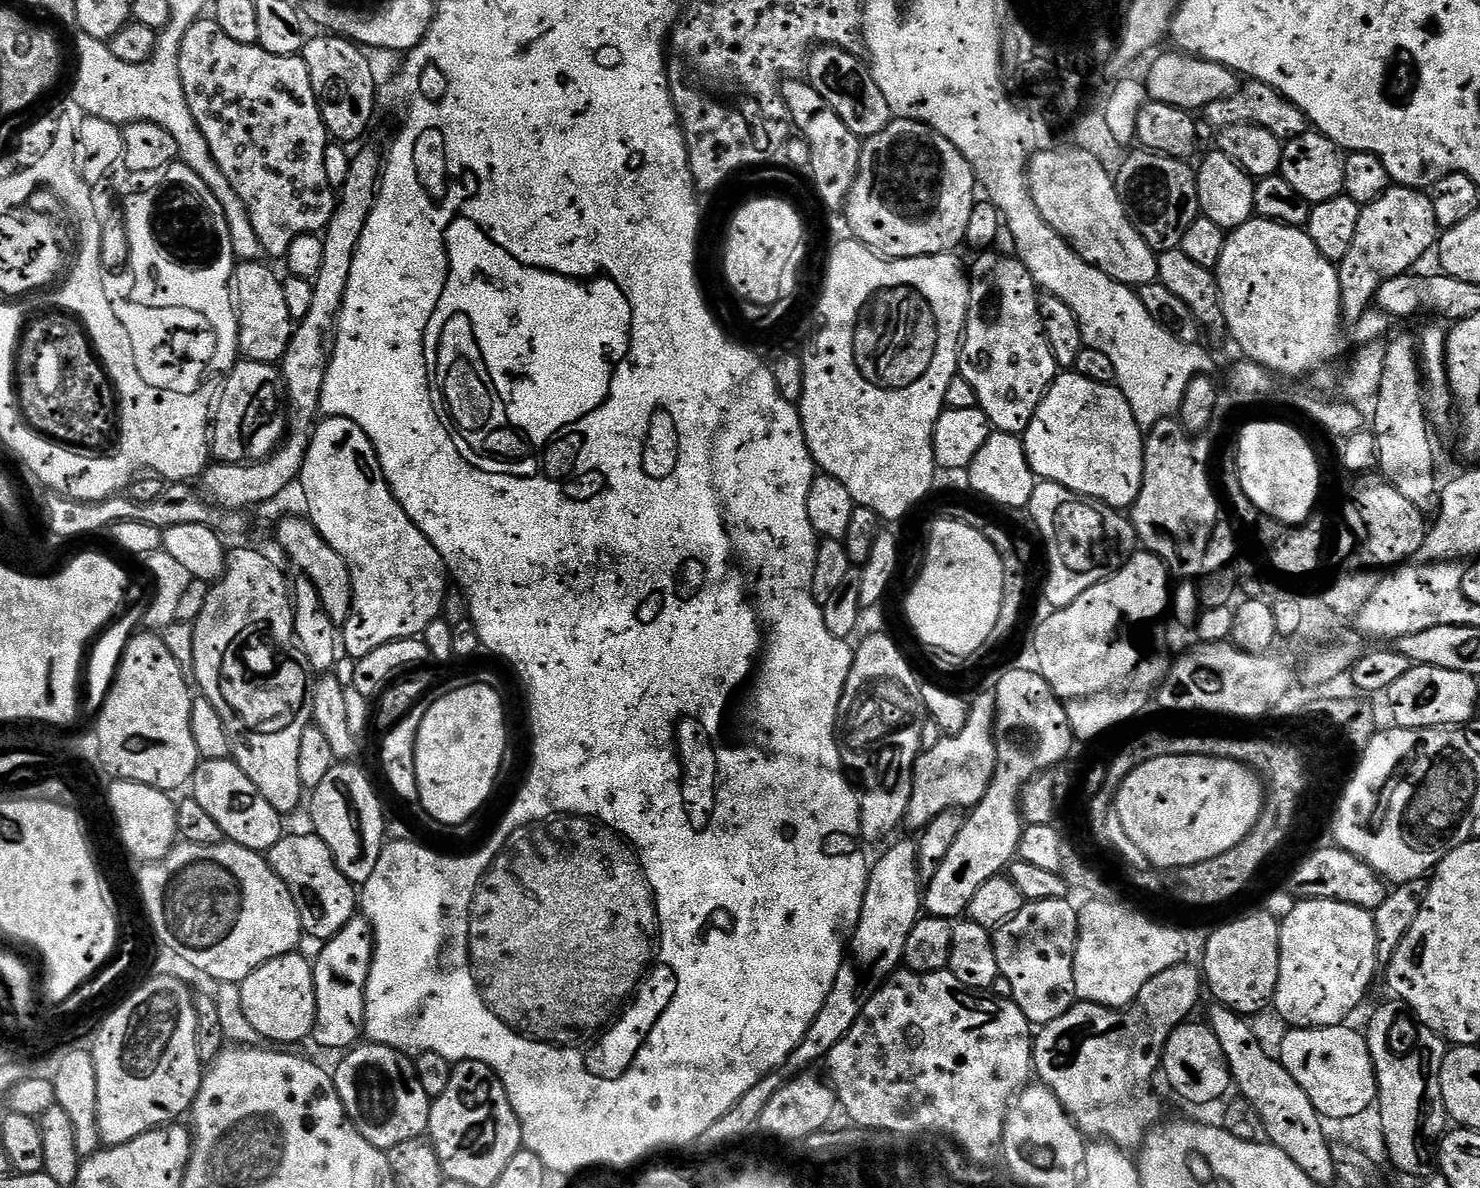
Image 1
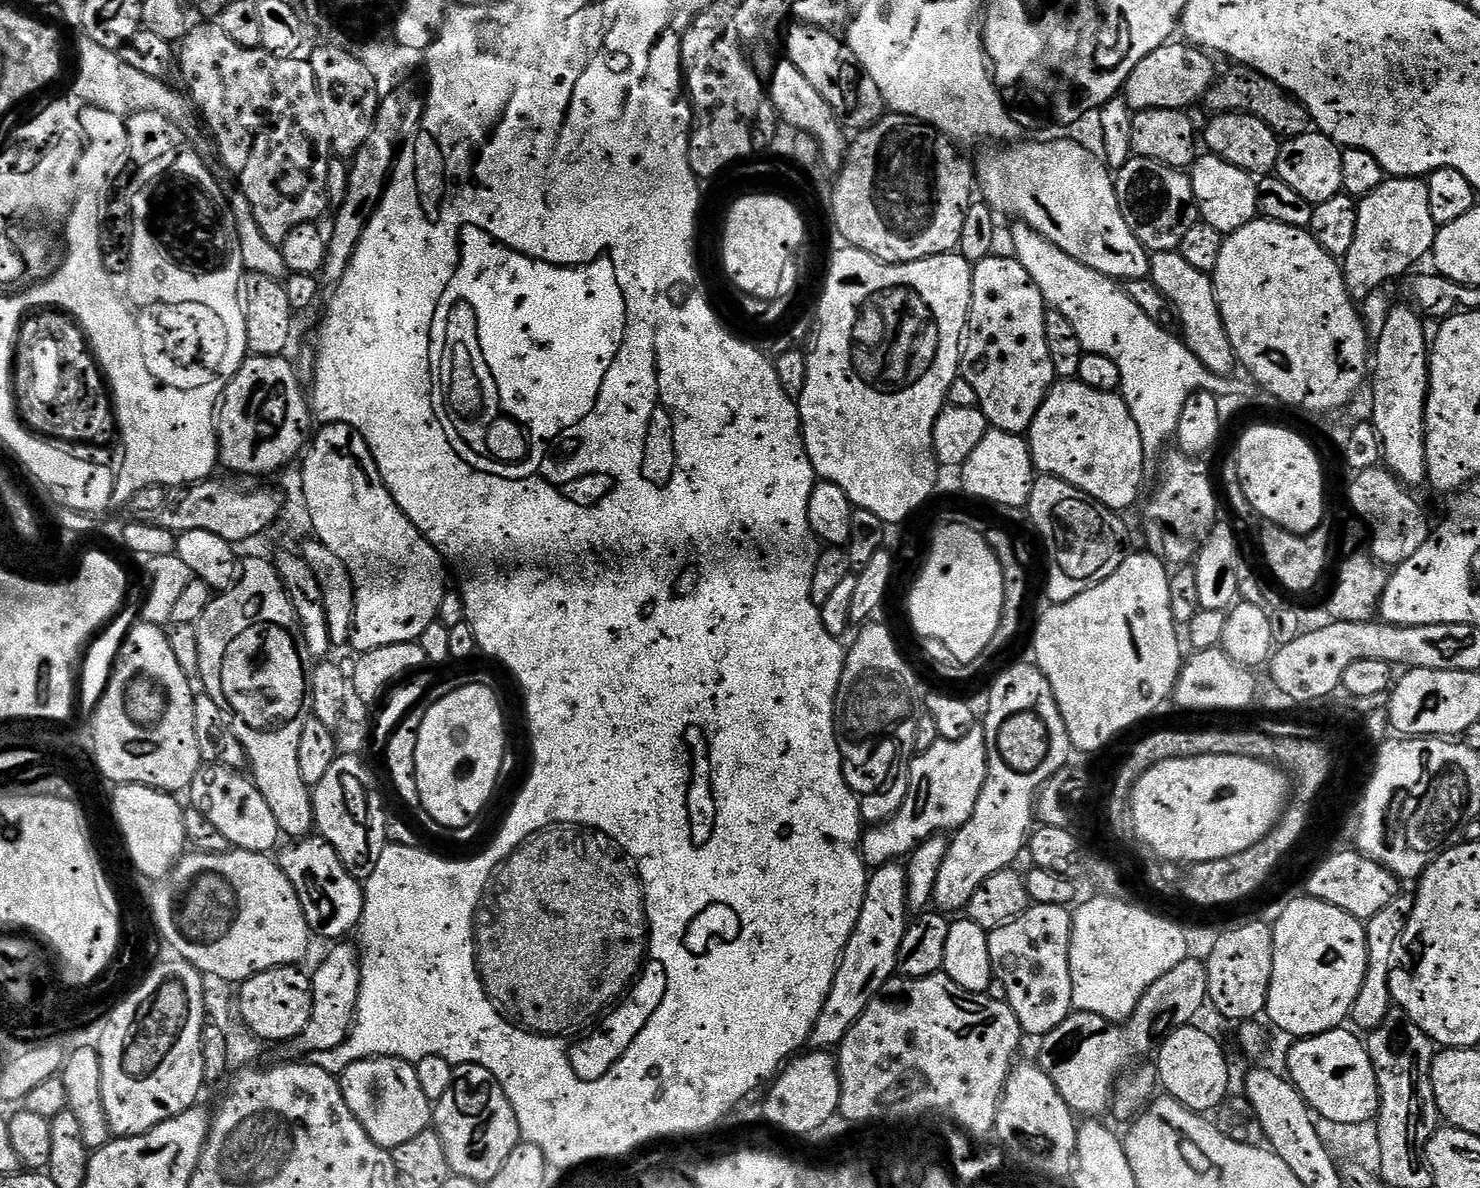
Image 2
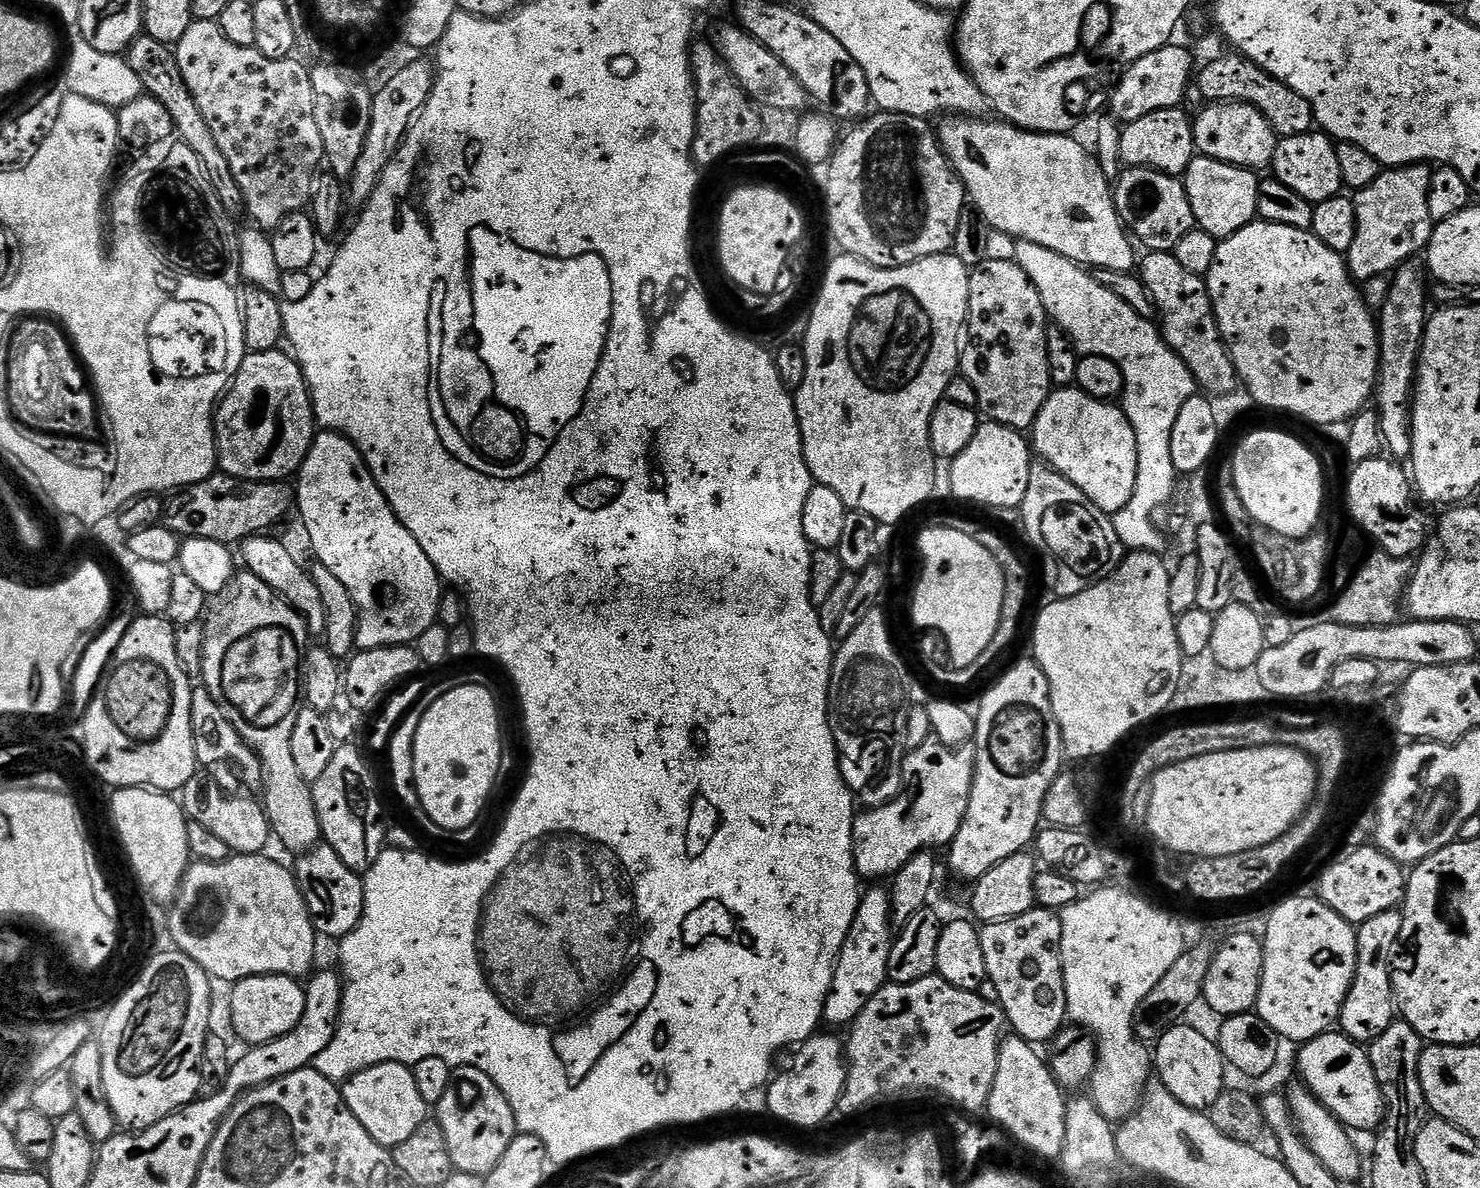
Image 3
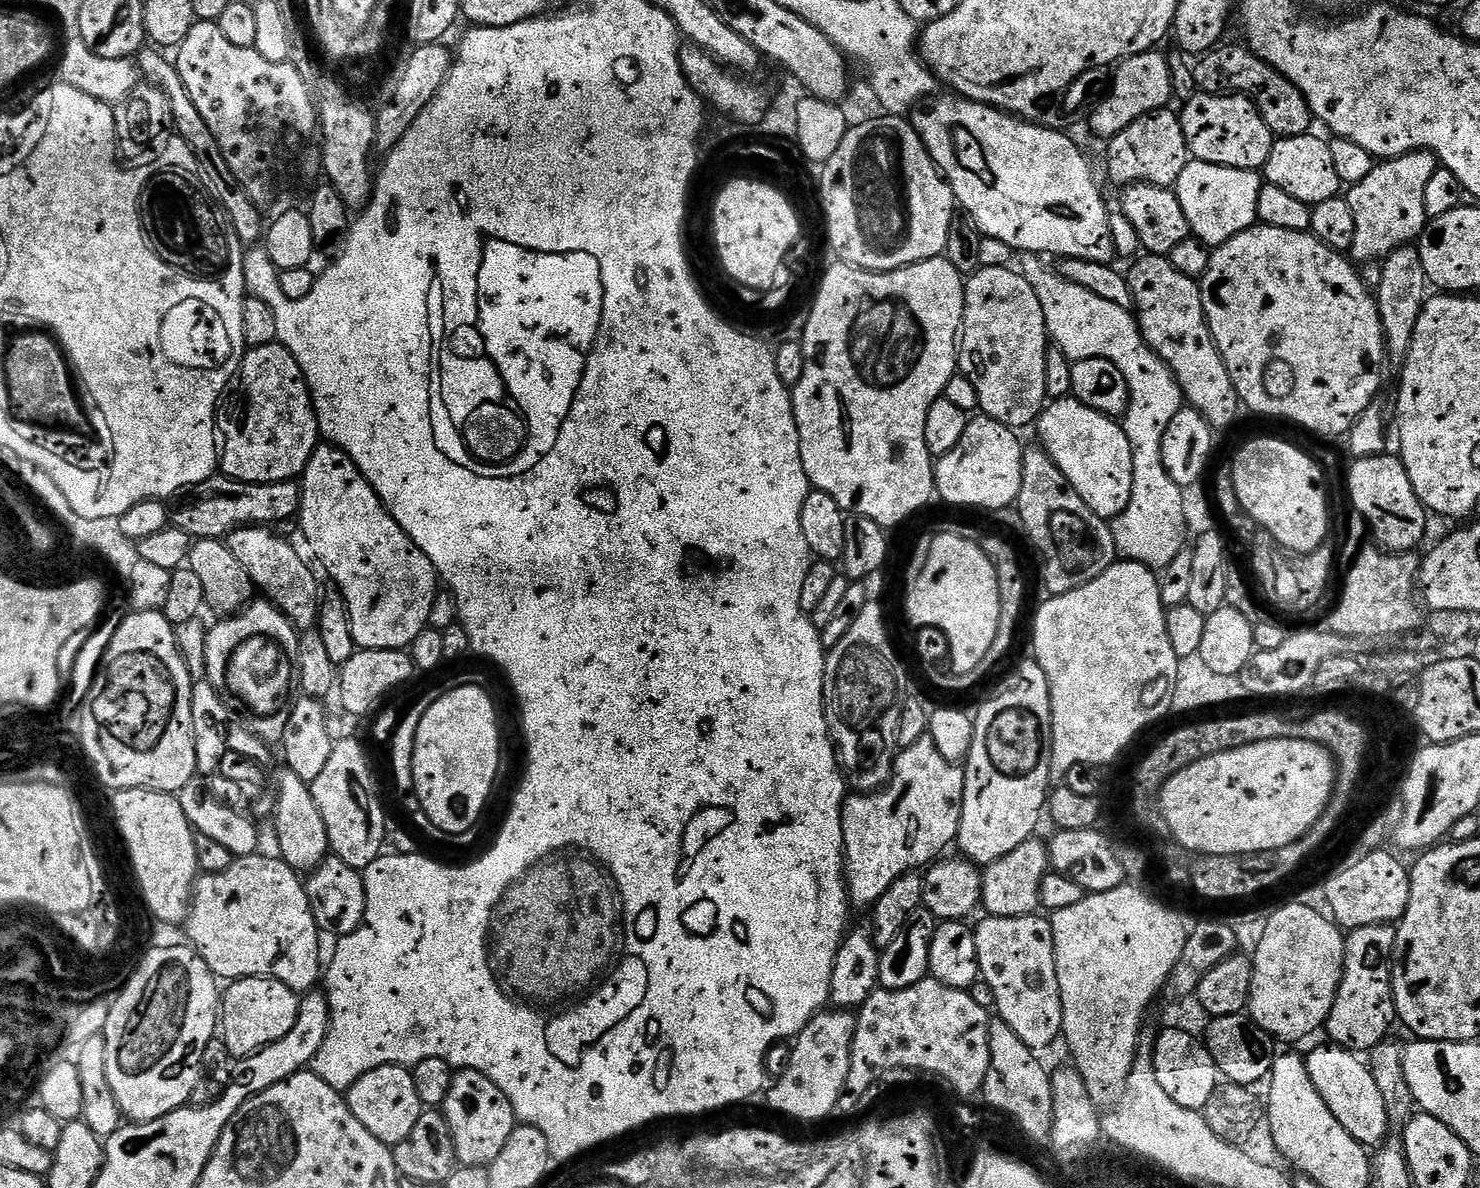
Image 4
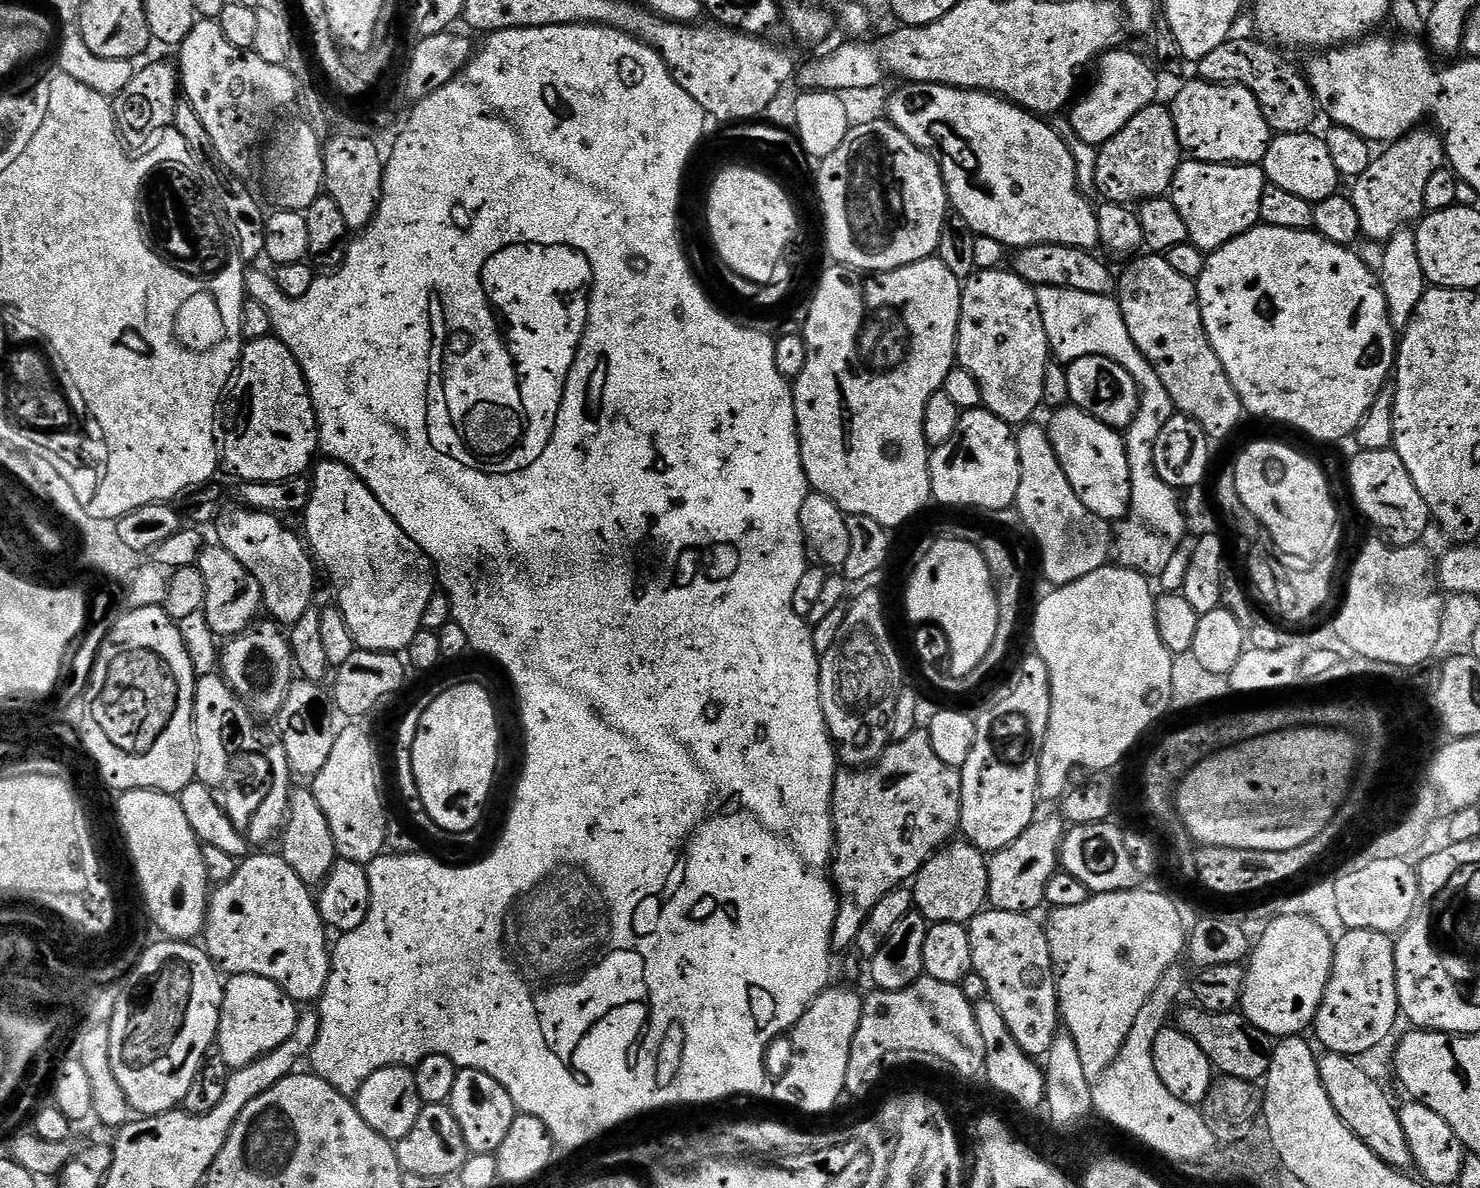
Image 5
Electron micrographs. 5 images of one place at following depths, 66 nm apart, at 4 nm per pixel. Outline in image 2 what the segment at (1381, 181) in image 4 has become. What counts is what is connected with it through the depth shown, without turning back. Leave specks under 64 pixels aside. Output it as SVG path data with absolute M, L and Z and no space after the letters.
M1394 176L1384 179L1378 190L1374 190L1357 203L1356 213L1358 226L1354 226L1354 242L1350 242L1350 250L1342 258L1342 271L1353 301L1361 302L1367 295L1390 285L1388 283L1391 280L1399 281L1407 277L1415 269L1412 267L1423 256L1425 259L1431 253L1438 229L1430 214L1430 190L1427 183L1414 176Z

